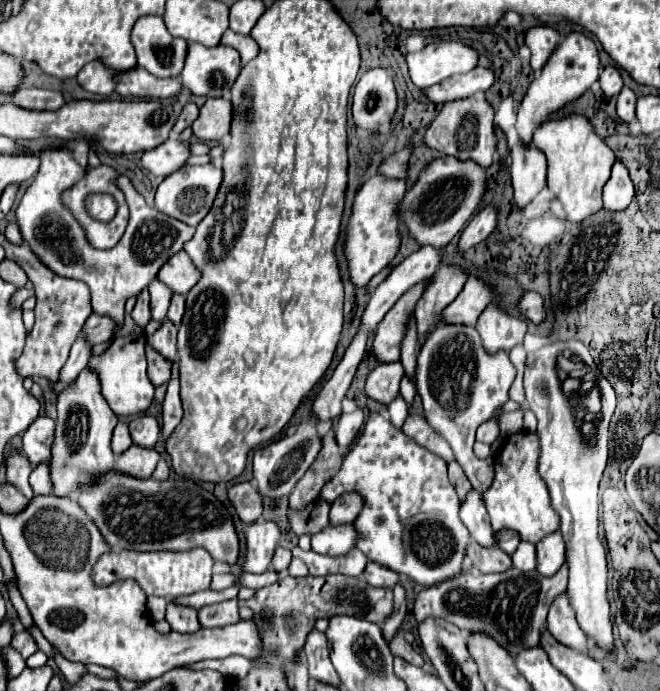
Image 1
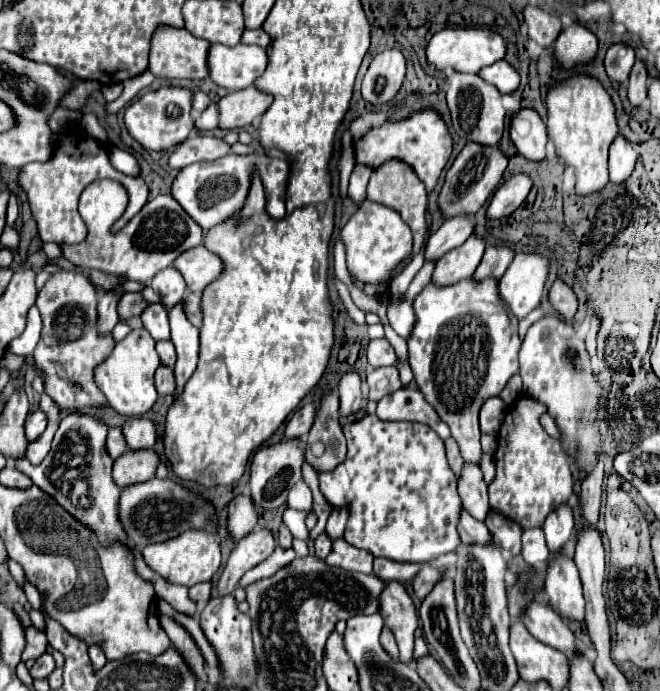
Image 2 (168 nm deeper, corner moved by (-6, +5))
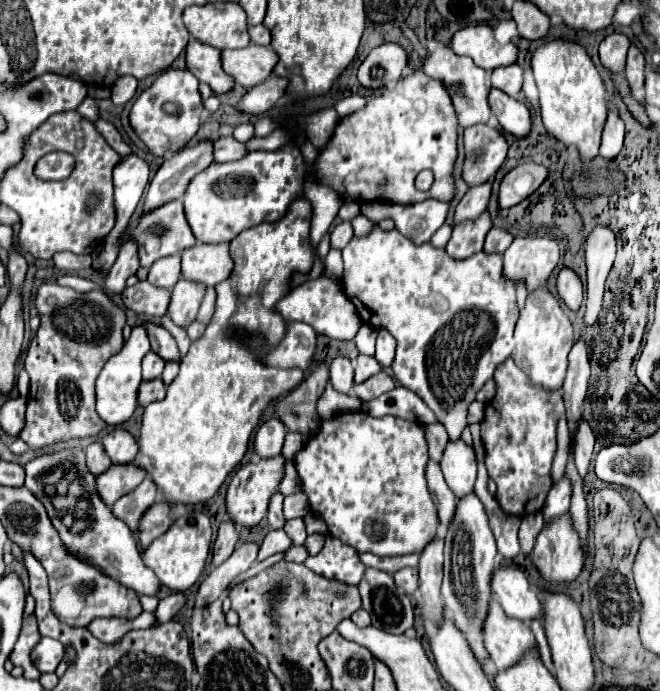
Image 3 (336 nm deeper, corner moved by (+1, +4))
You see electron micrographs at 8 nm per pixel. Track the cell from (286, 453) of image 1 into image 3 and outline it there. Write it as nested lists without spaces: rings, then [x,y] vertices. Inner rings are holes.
[[[282,454],[272,456],[272,458],[262,458],[258,462],[248,462],[246,466],[242,466],[232,476],[232,482],[228,484],[228,490],[226,490],[228,516],[242,526],[256,526],[266,516],[270,498],[278,490],[282,478],[284,478],[284,456]]]

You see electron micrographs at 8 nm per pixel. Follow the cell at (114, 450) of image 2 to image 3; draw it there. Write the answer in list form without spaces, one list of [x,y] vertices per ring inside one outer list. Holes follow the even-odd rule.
[[[92,442],[88,448],[86,448],[86,460],[88,460],[88,470],[92,474],[102,474],[112,462],[108,460],[108,456],[104,454],[104,446],[102,442]]]

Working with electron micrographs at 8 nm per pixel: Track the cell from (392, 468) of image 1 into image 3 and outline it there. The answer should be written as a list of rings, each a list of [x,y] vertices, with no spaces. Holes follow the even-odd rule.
[[[348,412],[322,420],[318,434],[306,442],[294,460],[310,510],[324,518],[330,536],[356,548],[360,554],[372,552],[376,556],[420,554],[436,538],[438,510],[428,492],[426,464],[428,442],[422,424],[394,416],[372,418],[366,412]]]

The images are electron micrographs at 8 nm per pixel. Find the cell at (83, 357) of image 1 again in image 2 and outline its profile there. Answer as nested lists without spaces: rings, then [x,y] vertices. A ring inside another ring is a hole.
[[[109,291],[109,293],[101,295],[101,299],[99,299],[99,331],[101,333],[109,333],[117,325],[119,299],[121,299],[121,295],[117,291]]]

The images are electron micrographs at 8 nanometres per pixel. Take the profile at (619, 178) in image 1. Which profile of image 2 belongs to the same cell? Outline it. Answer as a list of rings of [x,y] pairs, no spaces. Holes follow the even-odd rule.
[[[619,133],[611,147],[609,147],[609,179],[611,183],[623,183],[635,167],[637,153],[633,151],[631,143]]]

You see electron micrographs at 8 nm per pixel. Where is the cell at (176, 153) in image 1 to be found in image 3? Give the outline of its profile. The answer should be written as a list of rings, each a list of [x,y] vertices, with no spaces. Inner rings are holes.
[[[232,136],[214,140],[214,162],[230,162],[240,160],[246,154],[246,148],[242,142],[236,142]]]

